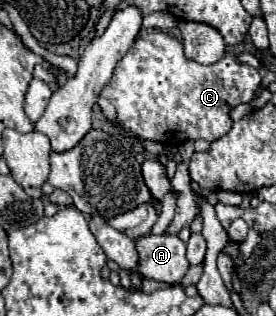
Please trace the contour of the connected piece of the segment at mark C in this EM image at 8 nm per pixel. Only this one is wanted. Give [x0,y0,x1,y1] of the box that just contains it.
[100,29,260,145]

